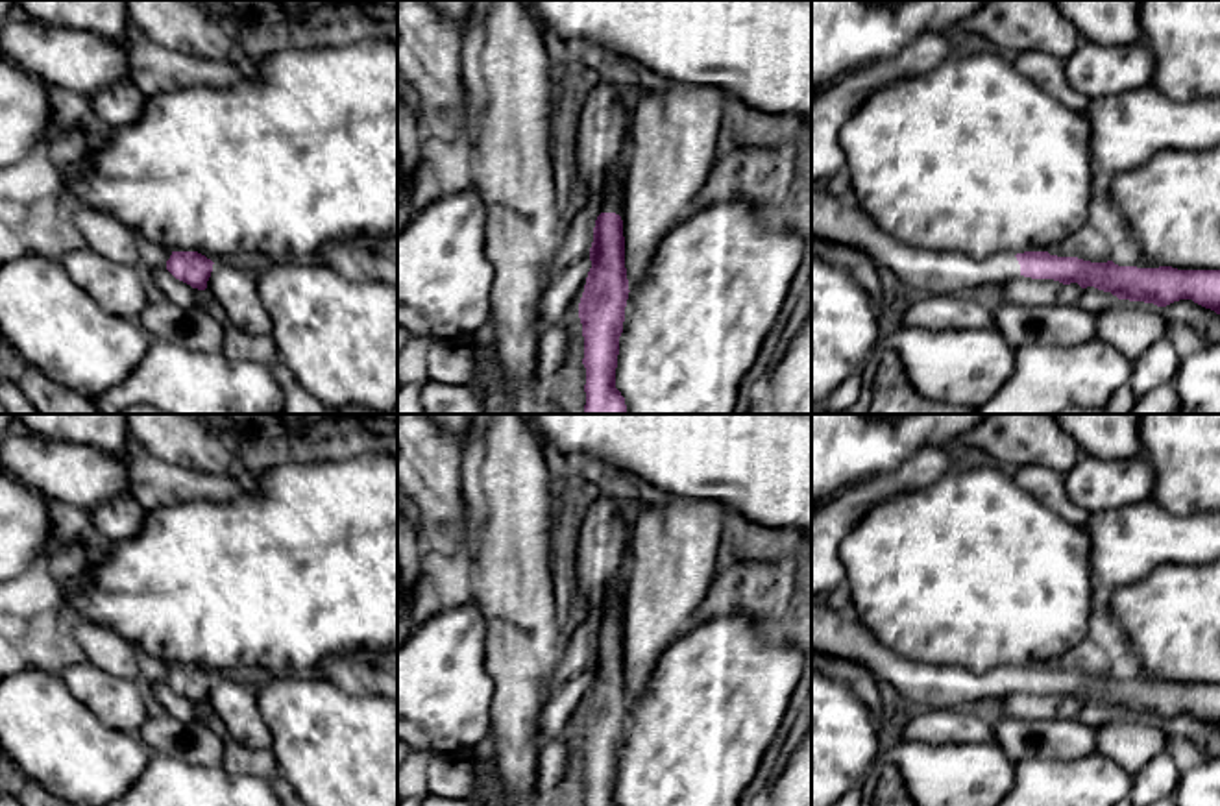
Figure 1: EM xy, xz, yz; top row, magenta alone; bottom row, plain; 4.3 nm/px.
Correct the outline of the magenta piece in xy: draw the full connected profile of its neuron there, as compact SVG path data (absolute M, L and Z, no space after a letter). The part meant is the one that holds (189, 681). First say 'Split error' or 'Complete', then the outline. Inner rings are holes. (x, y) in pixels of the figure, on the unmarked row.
Complete. M172 666L166 684L192 702L205 704L213 686L213 675L198 666Z

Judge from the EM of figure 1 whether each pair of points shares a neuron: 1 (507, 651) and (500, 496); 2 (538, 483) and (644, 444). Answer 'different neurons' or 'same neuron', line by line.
1: same neuron
2: different neurons

